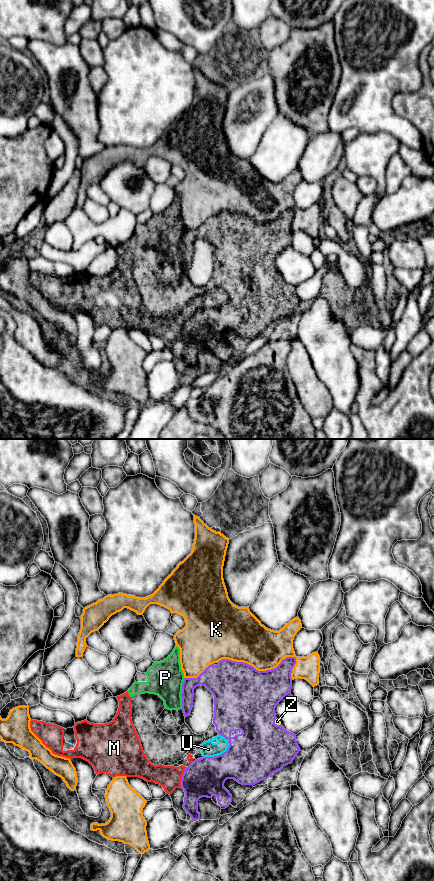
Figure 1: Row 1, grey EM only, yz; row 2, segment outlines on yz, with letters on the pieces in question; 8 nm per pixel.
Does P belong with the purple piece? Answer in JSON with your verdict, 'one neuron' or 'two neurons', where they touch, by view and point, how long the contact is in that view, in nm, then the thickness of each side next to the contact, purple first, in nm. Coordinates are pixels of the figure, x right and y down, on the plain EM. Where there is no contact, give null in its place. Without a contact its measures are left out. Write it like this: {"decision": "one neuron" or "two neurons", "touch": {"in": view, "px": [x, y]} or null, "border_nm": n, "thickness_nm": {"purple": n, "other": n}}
{"decision": "two neurons", "touch": {"in": "yz", "px": [181, 245]}, "border_nm": 260, "thickness_nm": {"purple": 140, "other": 280}}

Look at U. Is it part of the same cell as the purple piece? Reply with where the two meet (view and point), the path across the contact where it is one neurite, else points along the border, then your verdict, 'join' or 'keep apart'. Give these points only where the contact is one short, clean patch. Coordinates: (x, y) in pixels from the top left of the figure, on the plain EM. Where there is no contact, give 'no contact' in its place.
yz (219, 307) | along yz (228, 293), (228, 299), (225, 303), (217, 307), (203, 309) | keep apart

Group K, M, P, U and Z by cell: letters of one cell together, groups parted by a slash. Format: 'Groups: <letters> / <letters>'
Groups: K / M P U / Z

